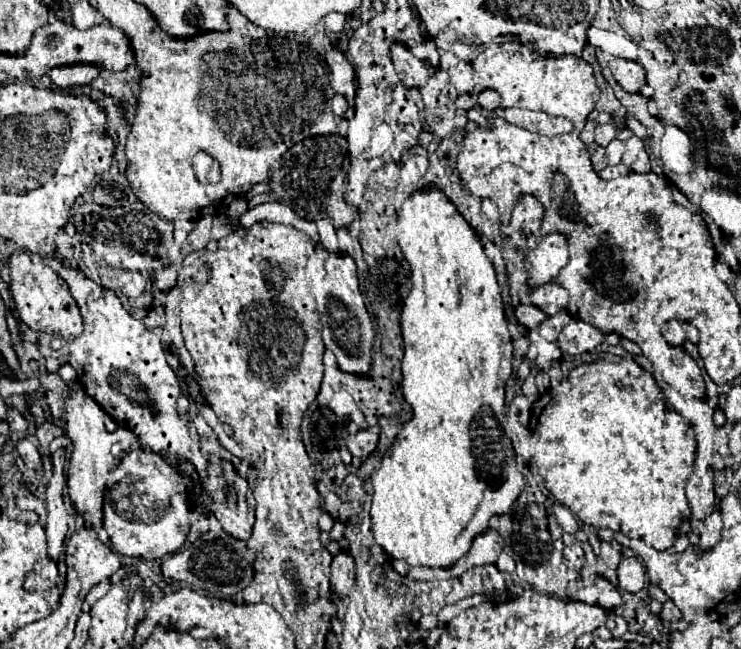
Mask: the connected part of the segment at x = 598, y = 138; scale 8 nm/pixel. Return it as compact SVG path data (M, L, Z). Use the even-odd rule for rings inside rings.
M608 123L608 125L598 125L594 127L594 143L596 145L608 145L608 141L614 137L614 127Z

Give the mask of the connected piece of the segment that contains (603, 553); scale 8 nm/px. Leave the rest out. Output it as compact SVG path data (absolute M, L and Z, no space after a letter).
M602 541L602 543L600 543L600 561L602 561L606 567L616 569L616 565L618 565L618 561L620 561L620 551L614 549L610 543Z

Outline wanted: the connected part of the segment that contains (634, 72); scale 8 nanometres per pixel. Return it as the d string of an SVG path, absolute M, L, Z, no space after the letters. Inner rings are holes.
M610 59L608 69L610 69L614 83L624 93L638 93L640 85L644 83L644 73L636 63L630 63L630 61L624 61L624 59Z

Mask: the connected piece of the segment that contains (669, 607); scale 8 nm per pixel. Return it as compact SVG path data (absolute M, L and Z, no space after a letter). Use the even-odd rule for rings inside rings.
M666 601L662 605L662 611L660 611L660 619L666 621L666 623L676 623L682 619L682 613L676 609L676 605L672 605L670 601Z

